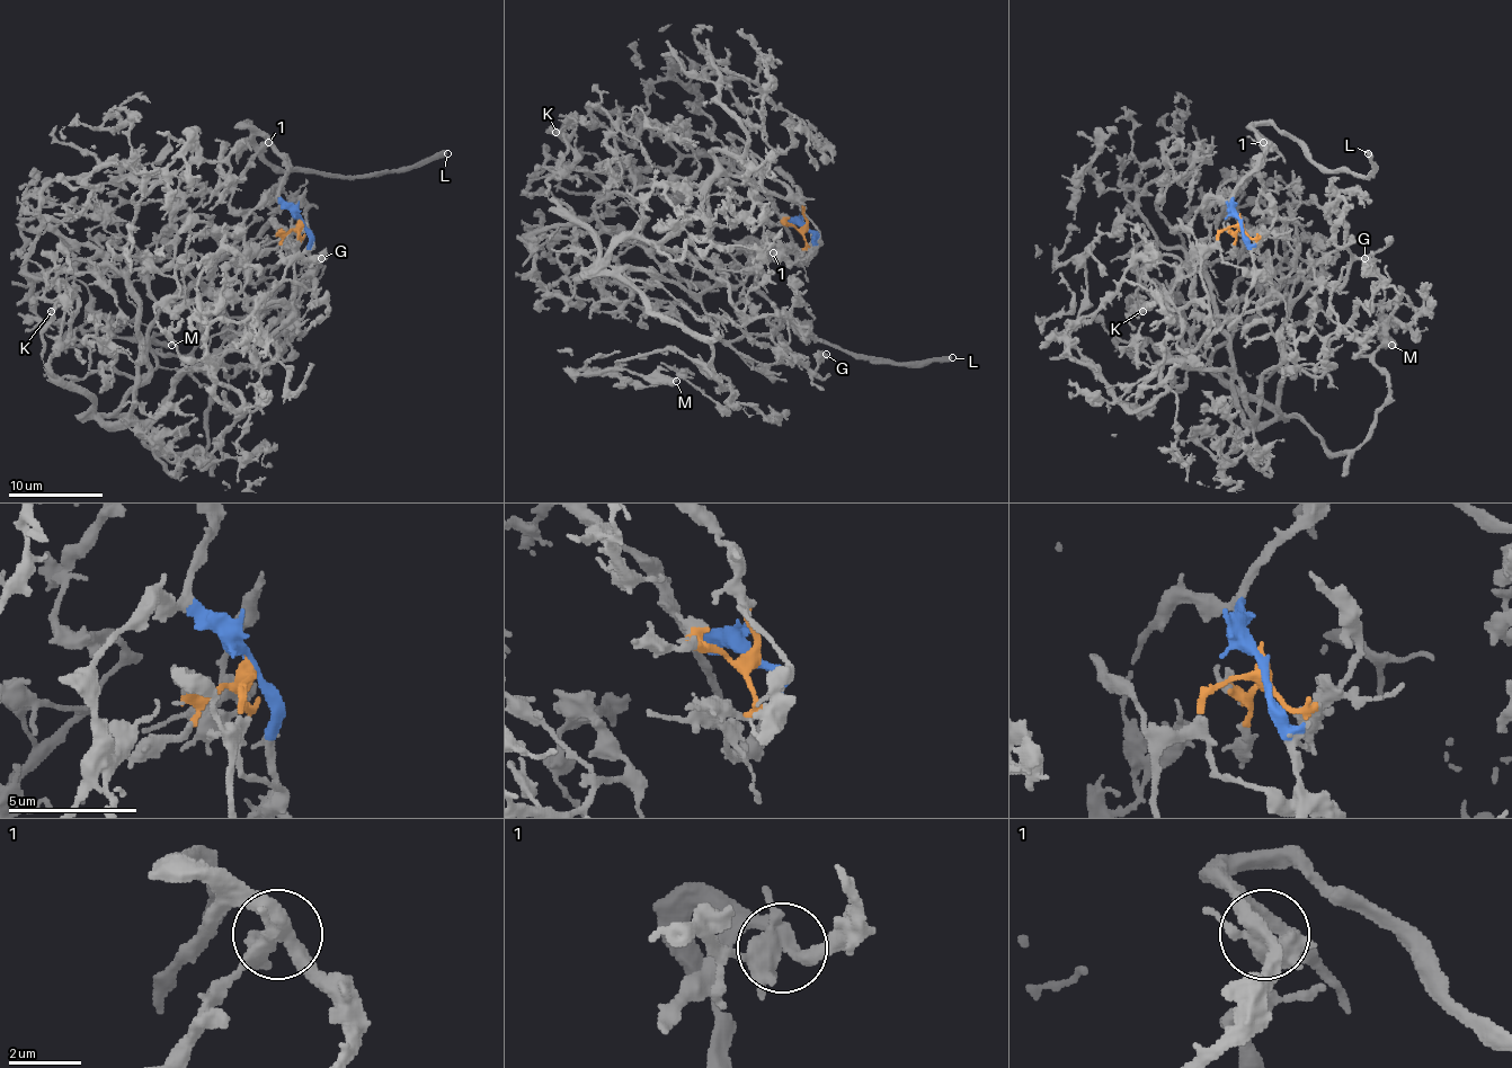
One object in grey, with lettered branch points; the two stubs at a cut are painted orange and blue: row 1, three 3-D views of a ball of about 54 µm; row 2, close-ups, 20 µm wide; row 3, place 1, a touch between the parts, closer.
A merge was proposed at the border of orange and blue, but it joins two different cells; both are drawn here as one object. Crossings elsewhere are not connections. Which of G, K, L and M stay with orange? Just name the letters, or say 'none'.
G, K, M

